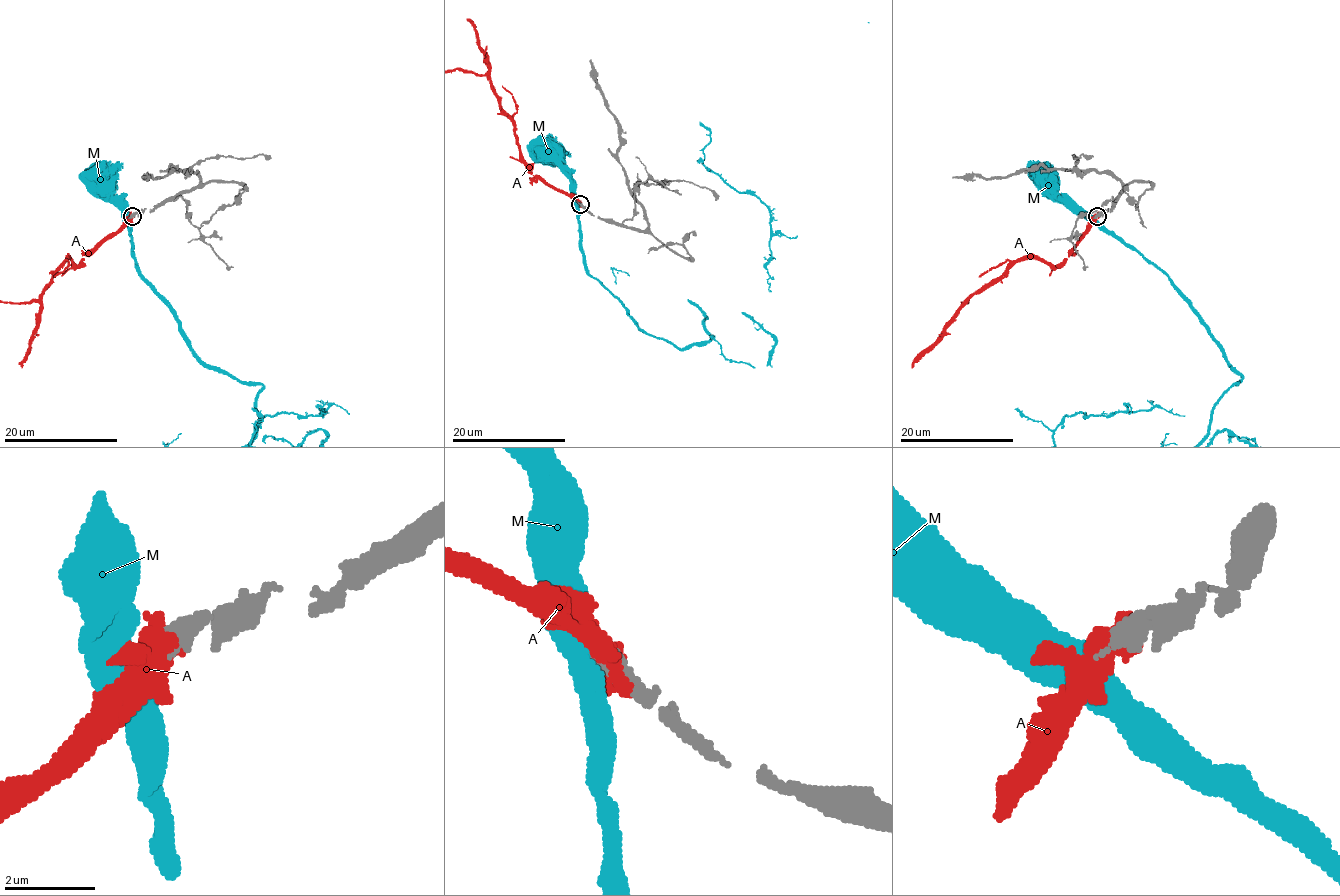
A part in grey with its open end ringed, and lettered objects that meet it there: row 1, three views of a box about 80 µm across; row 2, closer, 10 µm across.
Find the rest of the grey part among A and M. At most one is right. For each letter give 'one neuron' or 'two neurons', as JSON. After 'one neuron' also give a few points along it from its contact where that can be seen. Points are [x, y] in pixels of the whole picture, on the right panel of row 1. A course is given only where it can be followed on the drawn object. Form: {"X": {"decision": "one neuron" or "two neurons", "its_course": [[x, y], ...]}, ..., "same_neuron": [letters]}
{"A": {"decision": "one neuron", "its_course": [[1097, 215], [1061, 262], [1053, 265], [1036, 258], [1017, 258], [1000, 275], [982, 287], [912, 368]]}, "M": {"decision": "two neurons"}, "same_neuron": ["A"]}

